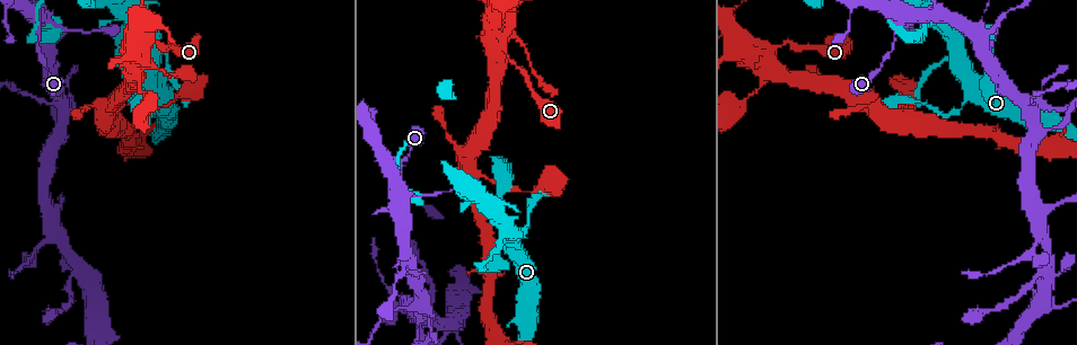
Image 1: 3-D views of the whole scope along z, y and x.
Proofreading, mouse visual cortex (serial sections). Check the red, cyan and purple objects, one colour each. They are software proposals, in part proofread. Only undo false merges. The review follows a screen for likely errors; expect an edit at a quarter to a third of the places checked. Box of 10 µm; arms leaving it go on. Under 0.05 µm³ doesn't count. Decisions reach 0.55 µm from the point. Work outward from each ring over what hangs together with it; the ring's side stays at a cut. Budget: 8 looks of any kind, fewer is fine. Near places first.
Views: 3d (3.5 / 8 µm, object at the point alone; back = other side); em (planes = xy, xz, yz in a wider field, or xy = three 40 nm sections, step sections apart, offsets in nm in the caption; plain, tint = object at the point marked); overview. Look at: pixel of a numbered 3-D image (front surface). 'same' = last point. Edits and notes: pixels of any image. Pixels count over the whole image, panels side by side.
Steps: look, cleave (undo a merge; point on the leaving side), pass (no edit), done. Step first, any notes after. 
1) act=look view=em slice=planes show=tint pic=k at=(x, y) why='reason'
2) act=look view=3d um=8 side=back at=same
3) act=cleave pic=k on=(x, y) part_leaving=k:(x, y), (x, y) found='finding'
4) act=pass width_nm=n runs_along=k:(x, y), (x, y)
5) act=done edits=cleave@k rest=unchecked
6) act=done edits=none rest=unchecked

act=look view=3d um=3.5 pic=1 at=(896, 103) why='sharp bend'

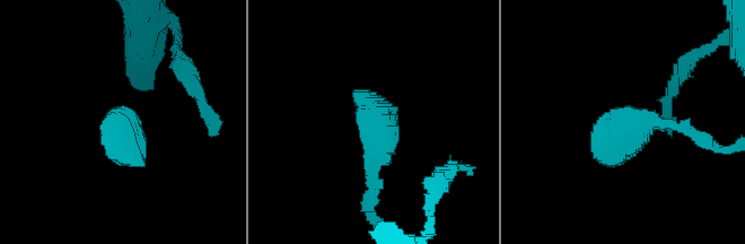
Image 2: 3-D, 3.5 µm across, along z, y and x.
act=look view=em slice=xy step=5 show=tint pic=2 at=(376, 123) why='shape alone is not enough'

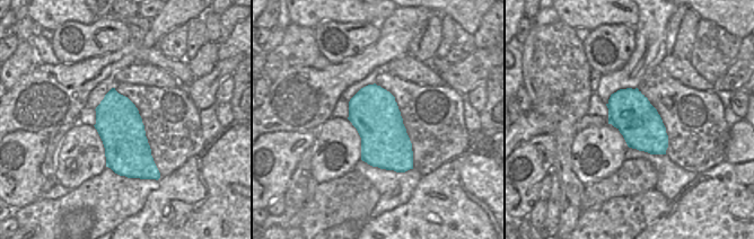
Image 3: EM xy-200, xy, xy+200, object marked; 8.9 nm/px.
act=pass runs_along=2:(369, 197), (373, 119), (396, 107) found='continuous, no second cell'

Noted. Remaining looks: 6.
act=look view=em slice=xy step=5 show=tint pic=1 at=(746, 98) why='three arms meet'

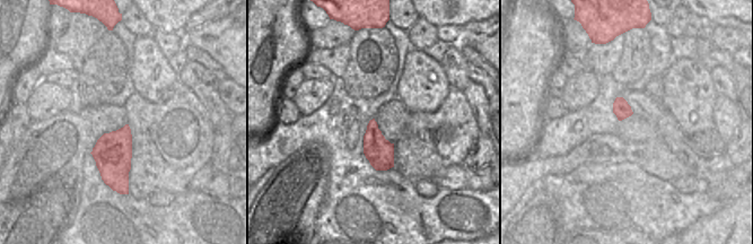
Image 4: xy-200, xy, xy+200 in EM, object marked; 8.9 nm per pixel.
act=look view=3d um=3.5 at=same why='see where the arms go'

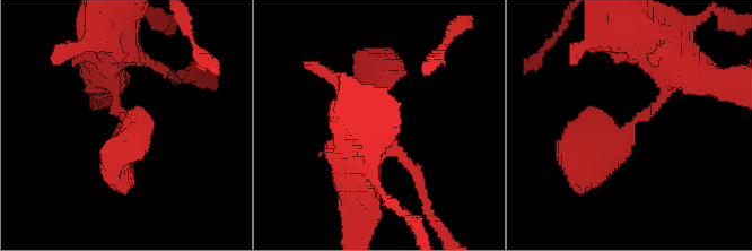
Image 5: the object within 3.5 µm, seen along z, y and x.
act=pass runs_along=5:(680, 63), (654, 109), (574, 164) found='one cell here'

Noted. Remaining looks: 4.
act=look view=3d um=3.5 pic=1 at=(901, 19)

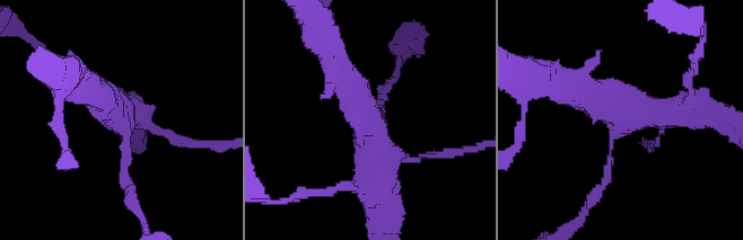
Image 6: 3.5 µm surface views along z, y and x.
act=look view=em slice=xy step=2 show=tint pic=6 at=(626, 120) why='shape alone is not enough'

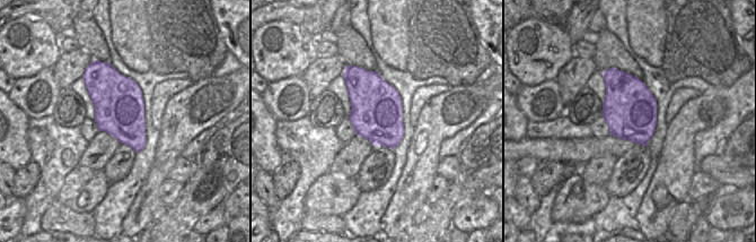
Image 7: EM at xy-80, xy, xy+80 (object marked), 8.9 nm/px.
act=look view=em slice=xy step=1 show=tint at=same

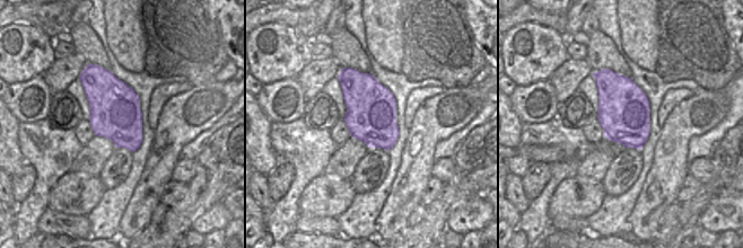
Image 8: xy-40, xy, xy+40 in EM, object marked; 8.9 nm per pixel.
act=pass found='continuous, no second cell'

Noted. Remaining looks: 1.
act=done edits=none rest=unchecked

